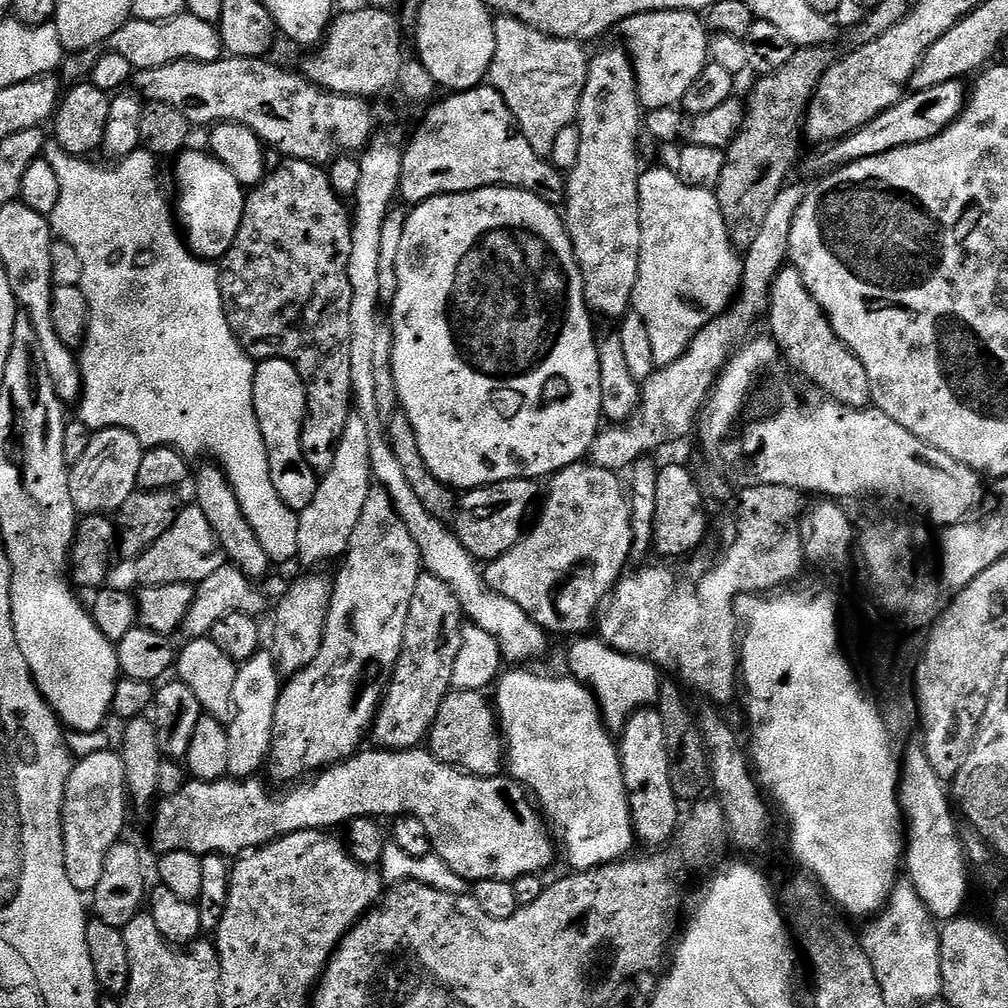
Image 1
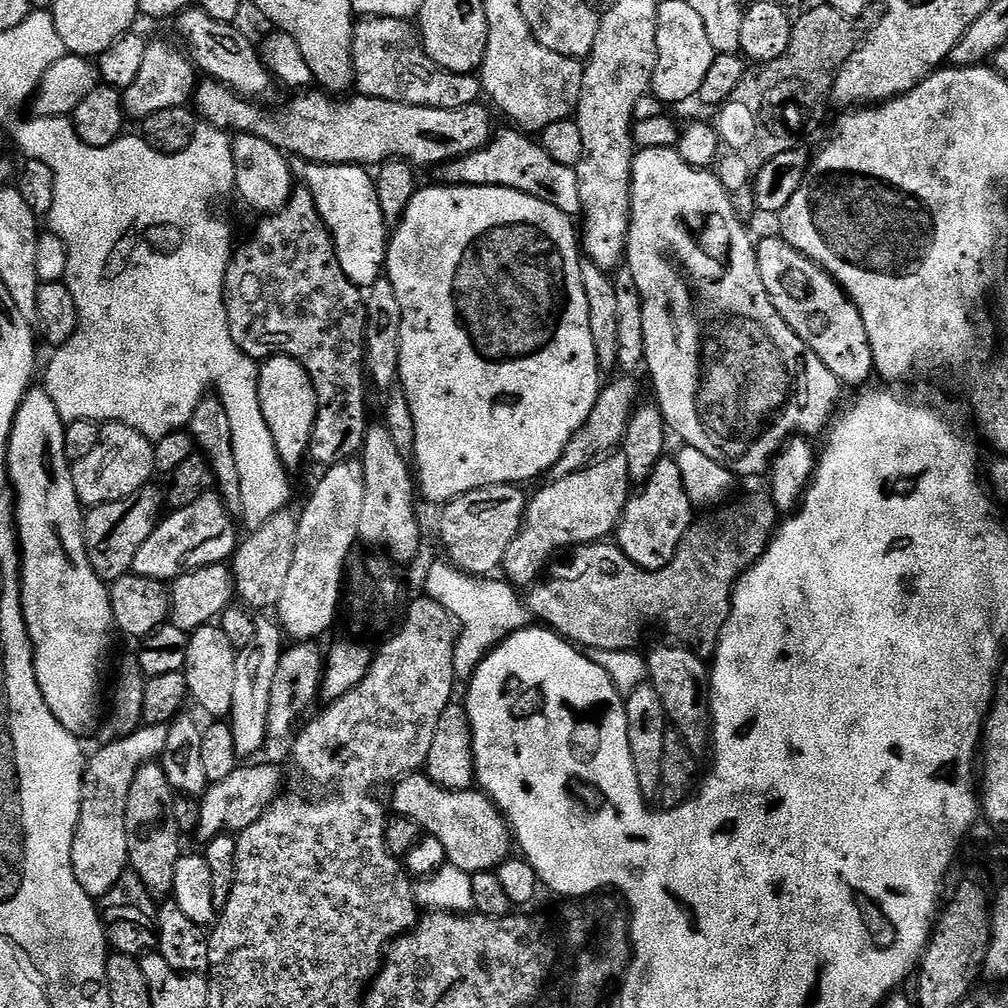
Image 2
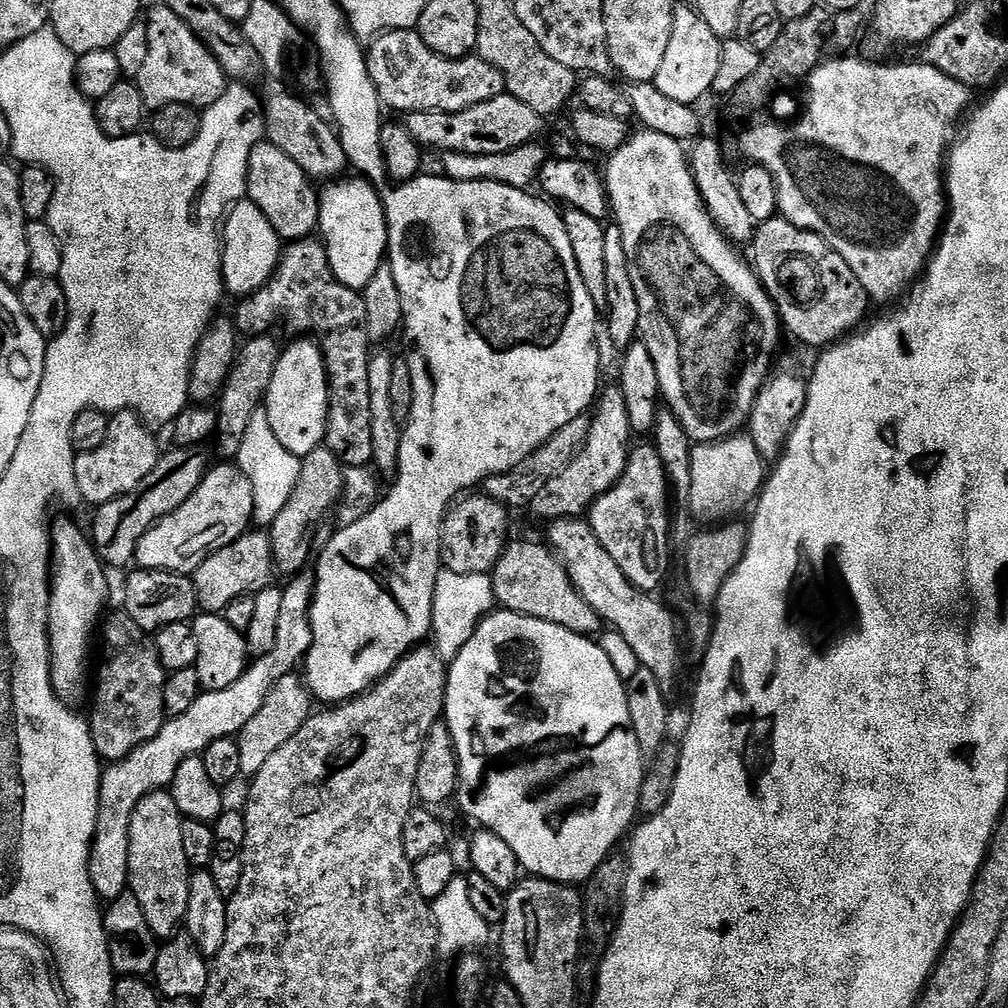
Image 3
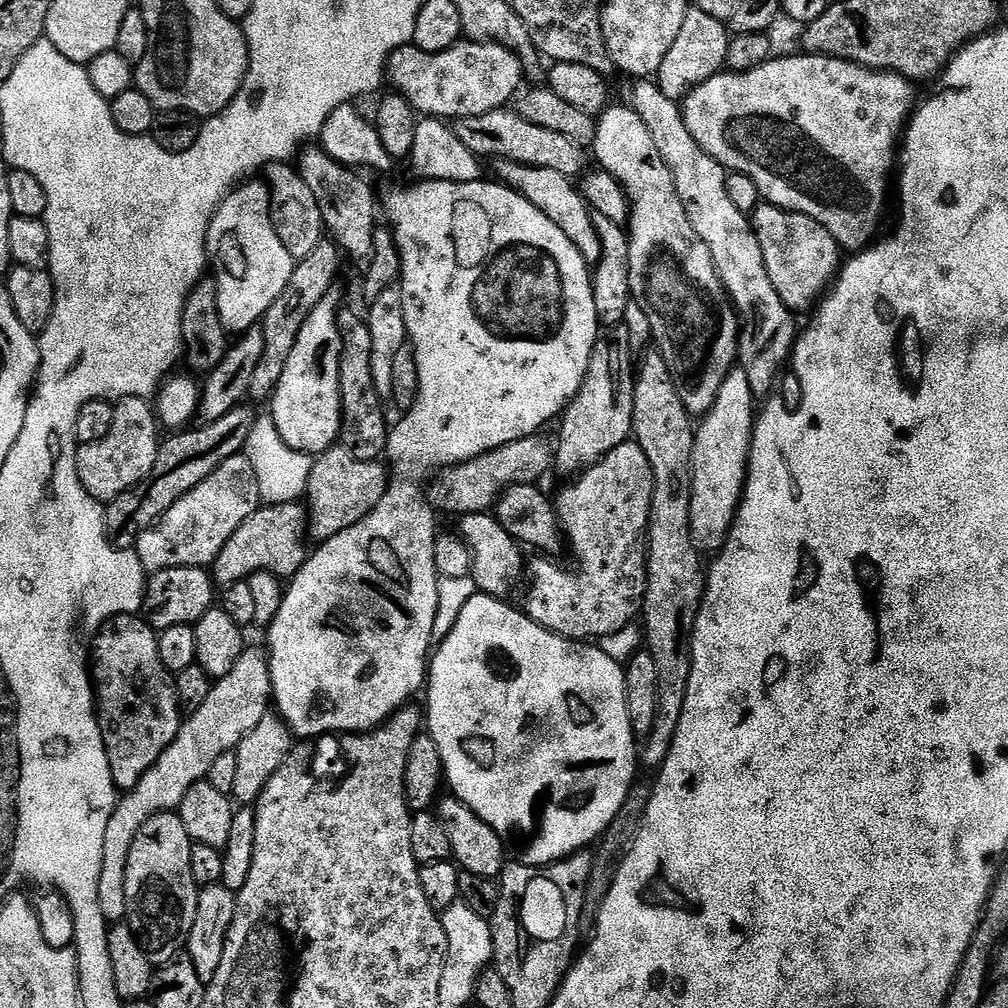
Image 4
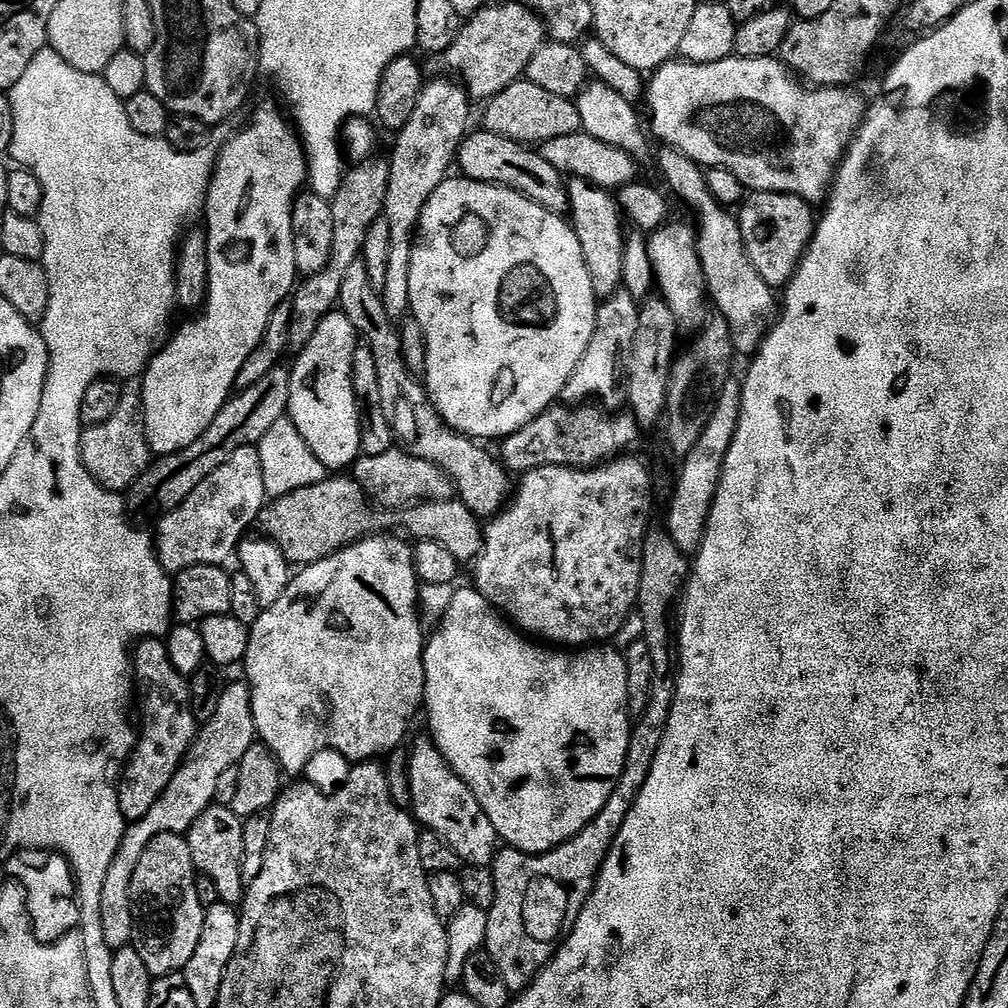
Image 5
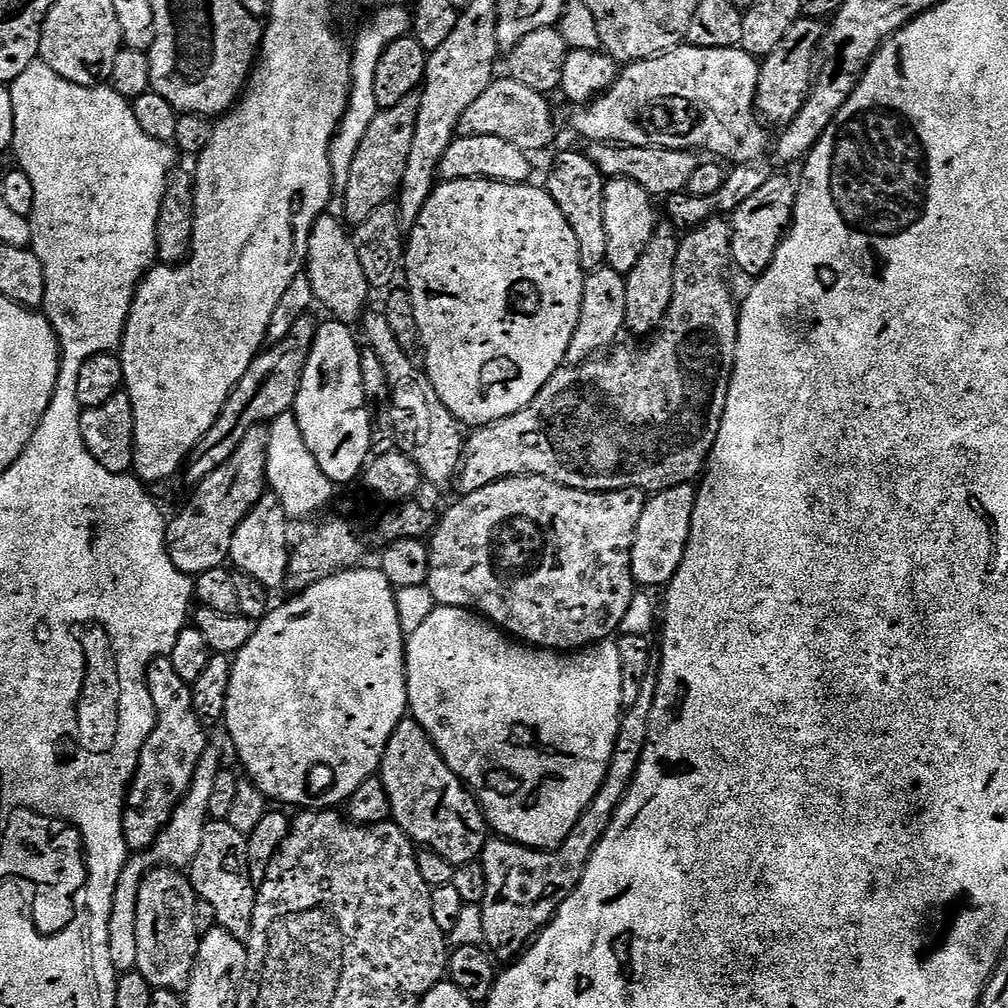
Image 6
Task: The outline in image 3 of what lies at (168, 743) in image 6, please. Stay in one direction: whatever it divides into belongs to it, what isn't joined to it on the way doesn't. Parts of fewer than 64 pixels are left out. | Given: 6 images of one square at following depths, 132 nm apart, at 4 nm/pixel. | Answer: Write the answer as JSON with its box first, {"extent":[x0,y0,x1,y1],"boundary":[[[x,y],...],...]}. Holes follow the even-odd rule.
{"extent":[91,614,169,762],"boundary":[[[127,614],[119,615],[109,615],[103,621],[104,657],[100,660],[100,669],[94,672],[94,695],[91,697],[92,737],[96,753],[104,762],[125,760],[131,752],[150,742],[158,730],[162,730],[166,719],[164,687],[169,673],[158,658],[155,639]]]}

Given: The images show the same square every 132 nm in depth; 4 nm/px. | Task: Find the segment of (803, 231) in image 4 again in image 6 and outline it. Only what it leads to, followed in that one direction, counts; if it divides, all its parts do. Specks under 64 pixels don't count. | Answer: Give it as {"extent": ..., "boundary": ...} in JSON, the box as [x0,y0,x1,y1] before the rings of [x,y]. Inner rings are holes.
{"extent":[730,175,797,278],"boundary":[[[769,175],[766,186],[746,198],[742,206],[730,217],[732,225],[732,264],[740,267],[749,278],[763,274],[770,266],[778,246],[792,227],[792,215],[796,209],[797,185],[784,176]]]}

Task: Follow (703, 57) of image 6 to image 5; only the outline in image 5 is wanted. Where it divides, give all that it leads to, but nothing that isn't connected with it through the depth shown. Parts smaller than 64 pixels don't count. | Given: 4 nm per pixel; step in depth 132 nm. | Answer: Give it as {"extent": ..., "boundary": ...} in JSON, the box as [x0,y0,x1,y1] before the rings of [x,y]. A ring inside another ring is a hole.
{"extent":[646,55,866,202],"boundary":[[[731,55],[713,64],[669,62],[651,73],[646,84],[651,135],[705,169],[730,170],[752,192],[785,192],[809,202],[823,201],[836,169],[853,136],[860,129],[866,100],[847,87],[805,86],[779,59],[742,58]]]}

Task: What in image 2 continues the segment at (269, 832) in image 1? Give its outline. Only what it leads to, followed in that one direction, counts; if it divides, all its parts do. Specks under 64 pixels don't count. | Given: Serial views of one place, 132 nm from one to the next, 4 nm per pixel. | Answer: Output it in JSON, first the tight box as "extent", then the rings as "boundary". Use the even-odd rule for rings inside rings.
{"extent":[198,764,514,872],"boundary":[[[252,764],[249,768],[244,767],[237,766],[230,778],[222,778],[222,782],[209,784],[207,792],[199,797],[198,836],[201,836],[201,841],[207,842],[216,836],[239,834],[254,826],[254,822],[262,818],[262,814],[275,802],[285,787],[284,776],[276,764]],[[413,774],[396,781],[391,792],[391,811],[397,816],[410,818],[427,835],[438,838],[438,842],[442,842],[442,847],[446,849],[448,863],[458,866],[458,870],[490,872],[509,859],[511,852],[508,851],[514,848],[514,837],[508,821],[483,791],[446,790],[426,774]]]}

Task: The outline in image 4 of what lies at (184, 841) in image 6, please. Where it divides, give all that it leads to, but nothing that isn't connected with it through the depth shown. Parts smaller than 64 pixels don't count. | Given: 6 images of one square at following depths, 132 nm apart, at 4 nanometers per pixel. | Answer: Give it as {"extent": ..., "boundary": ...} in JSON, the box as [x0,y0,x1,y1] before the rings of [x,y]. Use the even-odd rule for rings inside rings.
{"extent":[98,647,272,922],"boundary":[[[245,647],[238,662],[234,662],[234,670],[230,670],[230,674],[219,677],[213,683],[210,698],[206,698],[206,706],[201,706],[181,723],[178,738],[174,738],[174,742],[170,742],[170,746],[164,751],[162,758],[158,758],[158,762],[146,772],[142,782],[132,792],[125,792],[117,799],[114,814],[110,814],[110,822],[106,825],[106,838],[102,845],[102,878],[98,878],[98,906],[102,906],[105,921],[120,922],[128,915],[126,858],[130,858],[130,846],[134,842],[138,830],[142,830],[142,826],[146,826],[146,822],[150,822],[150,818],[154,818],[158,814],[176,812],[182,798],[186,798],[186,794],[190,794],[192,787],[199,780],[208,779],[210,766],[214,766],[214,762],[218,762],[218,758],[222,758],[222,754],[236,749],[242,742],[242,738],[246,734],[250,734],[250,730],[254,730],[254,726],[258,726],[258,722],[262,722],[264,716],[269,715],[272,703],[272,675],[268,665],[268,653],[263,647]]]}

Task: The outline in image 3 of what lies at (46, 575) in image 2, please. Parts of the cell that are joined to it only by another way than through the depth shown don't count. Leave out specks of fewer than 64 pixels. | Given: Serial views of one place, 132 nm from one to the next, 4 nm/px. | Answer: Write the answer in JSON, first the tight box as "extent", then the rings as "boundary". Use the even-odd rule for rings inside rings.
{"extent":[48,519,109,706],"boundary":[[[53,519],[50,524],[50,531],[52,533],[52,558],[50,561],[50,587],[52,589],[52,593],[50,594],[50,602],[48,603],[48,649],[52,651],[52,688],[54,691],[56,691],[56,697],[58,697],[58,699],[60,699],[63,704],[67,704],[69,706],[80,706],[76,704],[80,704],[83,702],[84,695],[86,695],[86,700],[86,697],[90,692],[89,681],[88,684],[86,681],[84,681],[87,676],[88,679],[90,676],[90,668],[88,672],[88,647],[90,647],[92,644],[92,635],[94,635],[95,632],[97,635],[98,625],[101,623],[102,617],[105,615],[104,603],[106,603],[108,600],[107,574],[109,575],[109,573],[106,571],[105,565],[102,563],[100,557],[96,555],[96,549],[92,546],[89,533],[85,531],[85,529],[83,532],[83,530],[80,529],[74,521]]]}

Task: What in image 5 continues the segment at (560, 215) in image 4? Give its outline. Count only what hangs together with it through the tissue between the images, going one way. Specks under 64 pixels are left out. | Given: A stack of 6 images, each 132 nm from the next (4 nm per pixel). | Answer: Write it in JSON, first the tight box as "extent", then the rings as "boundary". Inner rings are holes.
{"extent":[458,130,568,214],"boundary":[[[479,130],[465,136],[458,153],[458,172],[465,180],[479,184],[498,184],[533,200],[538,206],[557,214],[567,213],[568,187],[561,176],[546,158],[531,147],[500,137],[496,133]]]}

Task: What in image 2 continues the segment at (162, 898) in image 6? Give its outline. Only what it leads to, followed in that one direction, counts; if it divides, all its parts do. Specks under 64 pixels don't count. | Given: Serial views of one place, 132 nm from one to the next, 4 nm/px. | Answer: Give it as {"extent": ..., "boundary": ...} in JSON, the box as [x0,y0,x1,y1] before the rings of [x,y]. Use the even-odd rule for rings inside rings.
{"extent":[126,762,182,898],"boundary":[[[149,762],[134,774],[134,782],[130,782],[130,798],[126,798],[126,846],[128,847],[128,862],[131,871],[142,878],[142,882],[147,886],[153,897],[164,898],[171,893],[174,886],[174,870],[178,866],[182,855],[180,849],[180,839],[182,833],[178,822],[174,818],[174,802],[177,793],[173,792],[170,786],[170,778],[166,778],[163,763]]]}

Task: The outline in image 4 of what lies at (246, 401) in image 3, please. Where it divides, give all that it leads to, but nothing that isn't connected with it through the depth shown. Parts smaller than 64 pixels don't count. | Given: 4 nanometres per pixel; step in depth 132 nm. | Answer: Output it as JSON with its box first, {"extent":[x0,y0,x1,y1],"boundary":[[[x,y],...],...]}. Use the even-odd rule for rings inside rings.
{"extent":[248,238,342,401],"boundary":[[[326,238],[305,260],[297,263],[296,269],[290,274],[290,282],[282,294],[270,306],[268,313],[264,315],[262,327],[266,338],[266,350],[262,352],[262,362],[258,362],[258,370],[254,370],[254,379],[250,381],[248,400],[271,401],[276,392],[278,382],[282,382],[282,370],[286,370],[286,362],[290,362],[290,353],[298,342],[298,334],[306,318],[316,312],[322,298],[330,290],[330,286],[337,283],[340,277],[340,260],[342,253],[339,244]]]}

